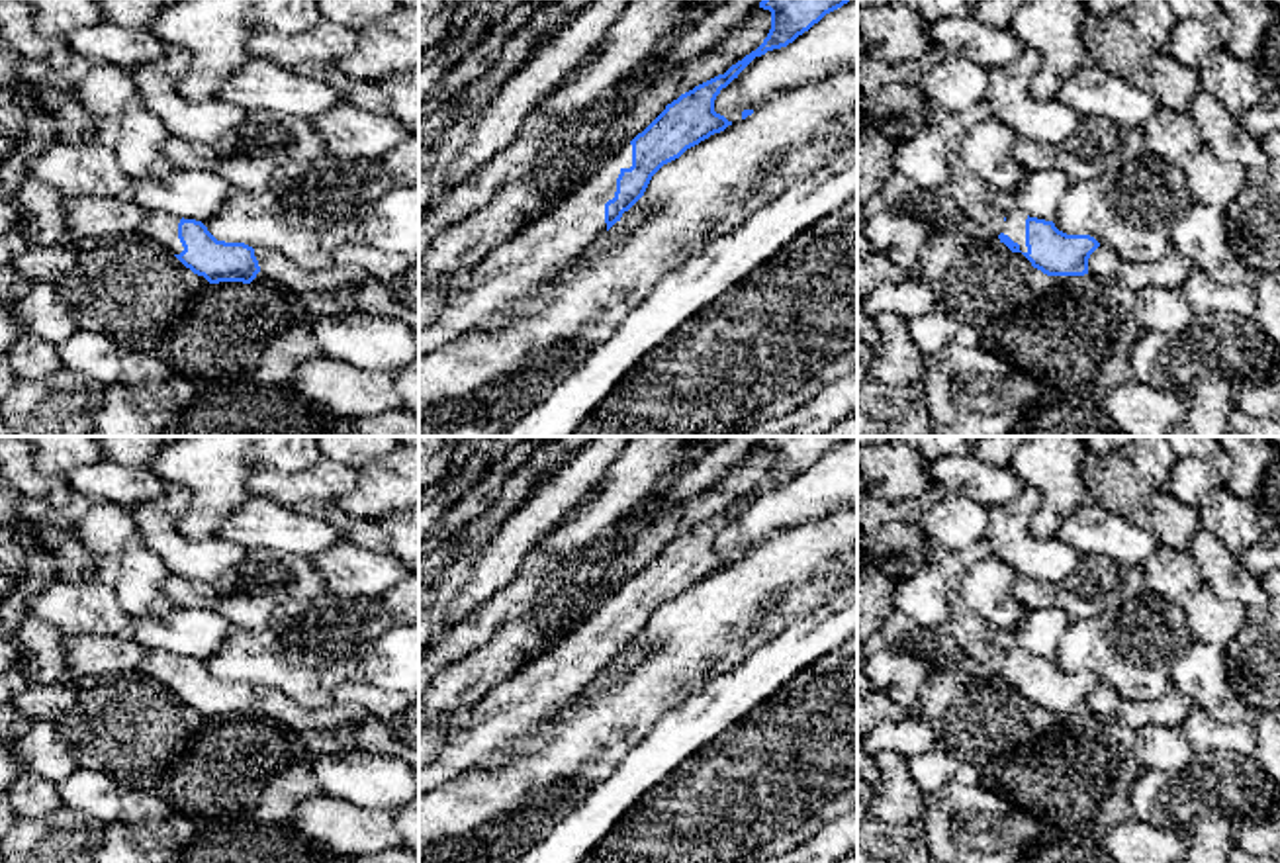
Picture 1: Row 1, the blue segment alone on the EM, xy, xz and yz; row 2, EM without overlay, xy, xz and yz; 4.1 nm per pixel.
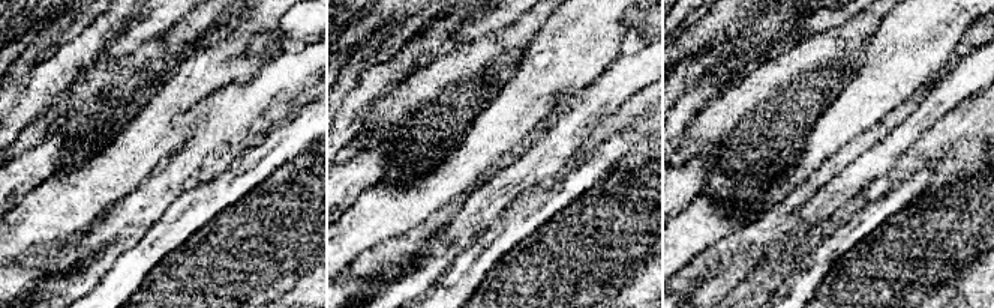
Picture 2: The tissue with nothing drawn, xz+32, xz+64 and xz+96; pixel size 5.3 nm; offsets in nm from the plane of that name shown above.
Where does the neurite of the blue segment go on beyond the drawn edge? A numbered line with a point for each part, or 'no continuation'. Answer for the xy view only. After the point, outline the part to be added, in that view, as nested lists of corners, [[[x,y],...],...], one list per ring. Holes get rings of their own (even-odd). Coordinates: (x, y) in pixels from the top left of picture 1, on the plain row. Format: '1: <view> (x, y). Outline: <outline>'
1: xy (159, 664). Outline: [[[149,650],[139,671],[147,677],[157,679],[172,693],[180,693],[184,689],[178,677],[178,661],[182,656],[172,654],[168,650]]]

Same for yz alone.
1: yz (1014, 664). Outline: [[[1008,650],[1006,659],[1002,663],[1002,671],[1008,673],[1014,681],[1018,681],[1022,691],[1028,691],[1026,658],[1028,654],[1022,650]]]

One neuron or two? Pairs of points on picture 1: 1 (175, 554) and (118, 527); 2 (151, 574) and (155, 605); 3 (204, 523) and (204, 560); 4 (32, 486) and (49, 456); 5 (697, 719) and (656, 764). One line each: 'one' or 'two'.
1: two
2: one
3: two
4: two
5: one

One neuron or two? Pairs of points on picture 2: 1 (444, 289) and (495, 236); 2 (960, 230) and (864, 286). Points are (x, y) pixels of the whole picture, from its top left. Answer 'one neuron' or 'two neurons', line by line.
1: one neuron
2: one neuron

